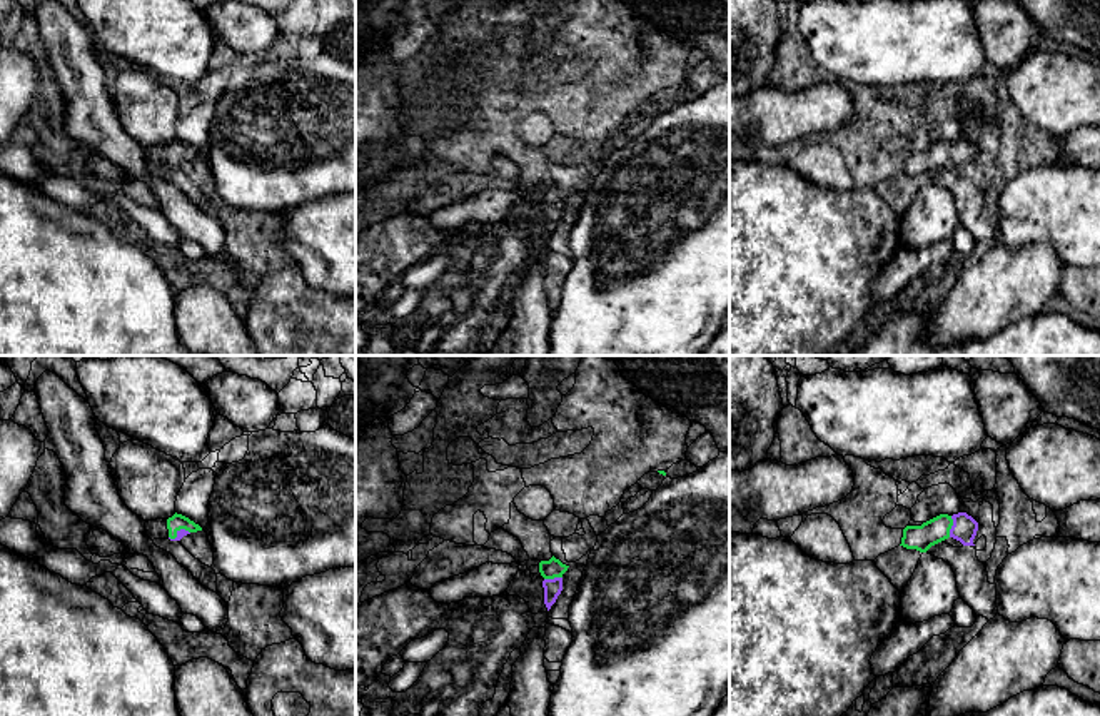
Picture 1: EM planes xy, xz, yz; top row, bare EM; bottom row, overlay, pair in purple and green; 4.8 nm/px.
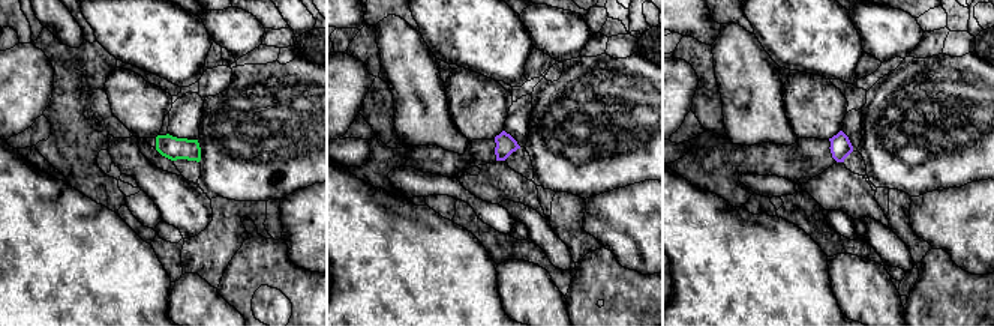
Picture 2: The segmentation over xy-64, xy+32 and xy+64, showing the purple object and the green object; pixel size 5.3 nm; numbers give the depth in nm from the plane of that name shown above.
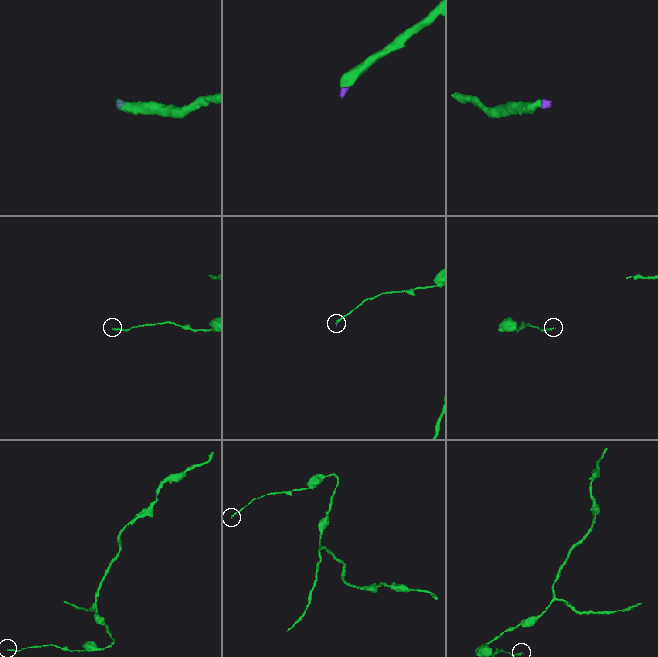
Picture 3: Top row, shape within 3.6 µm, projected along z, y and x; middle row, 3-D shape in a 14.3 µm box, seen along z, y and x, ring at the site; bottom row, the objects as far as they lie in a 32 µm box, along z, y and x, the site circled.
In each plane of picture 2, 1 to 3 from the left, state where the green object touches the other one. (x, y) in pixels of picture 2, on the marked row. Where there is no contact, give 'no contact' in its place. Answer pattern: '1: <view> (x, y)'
1: no contact
2: no contact
3: no contact

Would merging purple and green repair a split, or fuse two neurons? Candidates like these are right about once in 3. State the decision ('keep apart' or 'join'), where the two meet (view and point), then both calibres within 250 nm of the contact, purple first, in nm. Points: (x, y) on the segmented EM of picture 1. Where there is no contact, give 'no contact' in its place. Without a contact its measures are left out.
join; meets purple in yz at (952, 526); 120 nm thick on the purple side, 120 nm on the other

